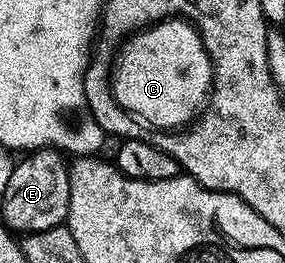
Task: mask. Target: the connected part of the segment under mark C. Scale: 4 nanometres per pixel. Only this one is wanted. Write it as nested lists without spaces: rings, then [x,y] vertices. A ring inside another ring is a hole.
[[[182,17],[164,19],[132,34],[120,46],[111,72],[116,101],[155,129],[186,128],[208,102],[212,82],[211,58],[203,39]]]

